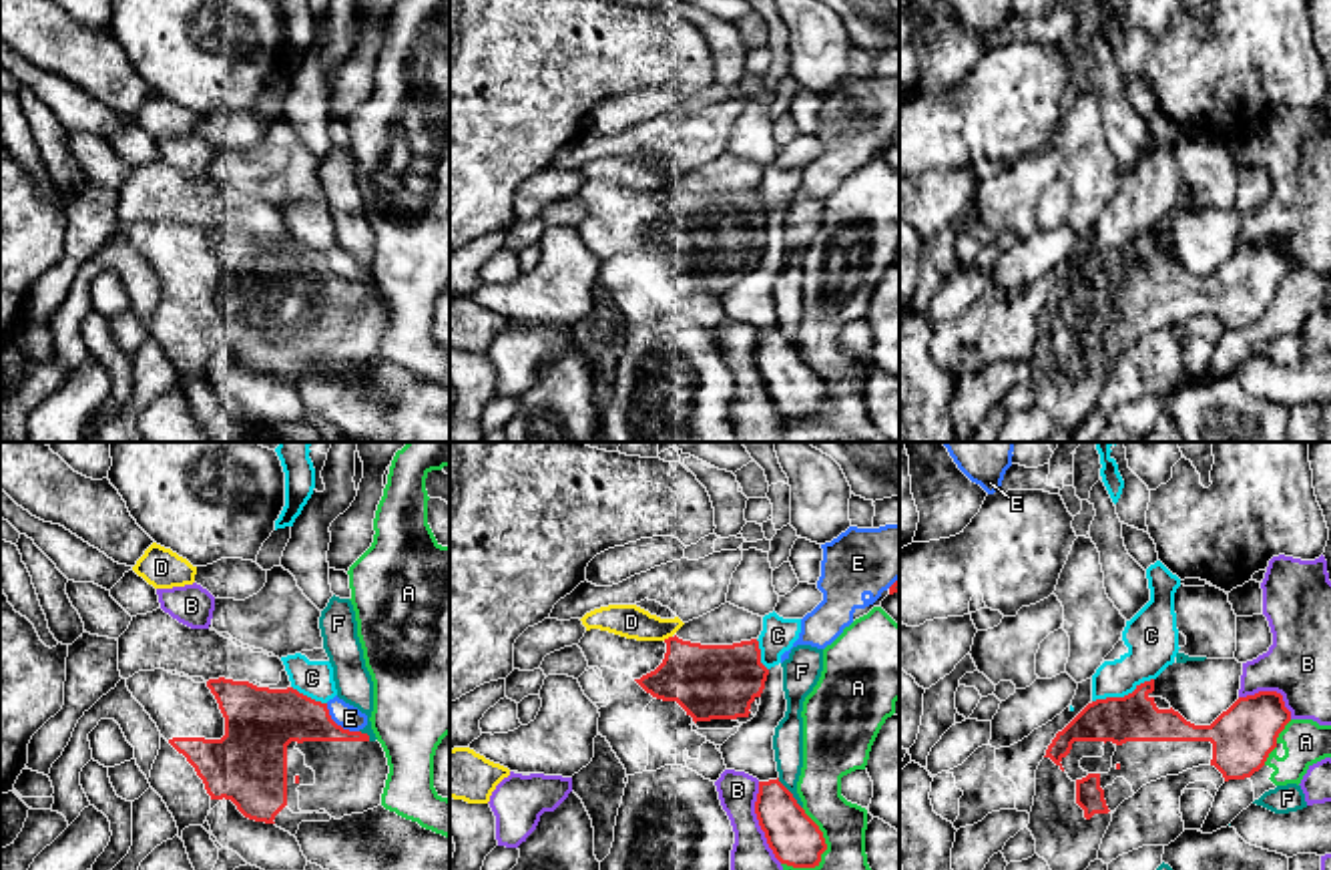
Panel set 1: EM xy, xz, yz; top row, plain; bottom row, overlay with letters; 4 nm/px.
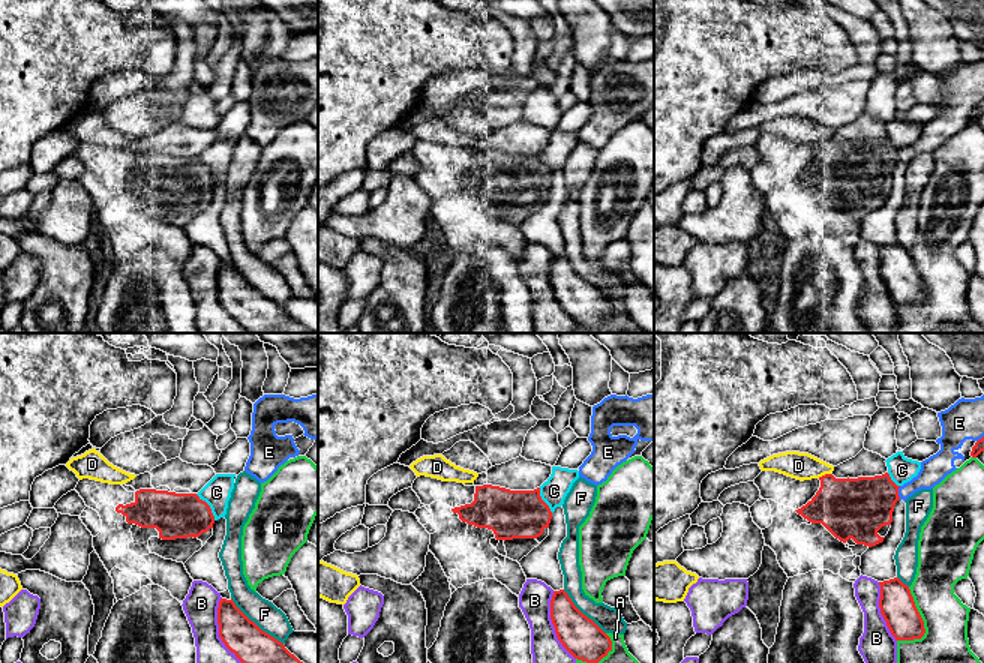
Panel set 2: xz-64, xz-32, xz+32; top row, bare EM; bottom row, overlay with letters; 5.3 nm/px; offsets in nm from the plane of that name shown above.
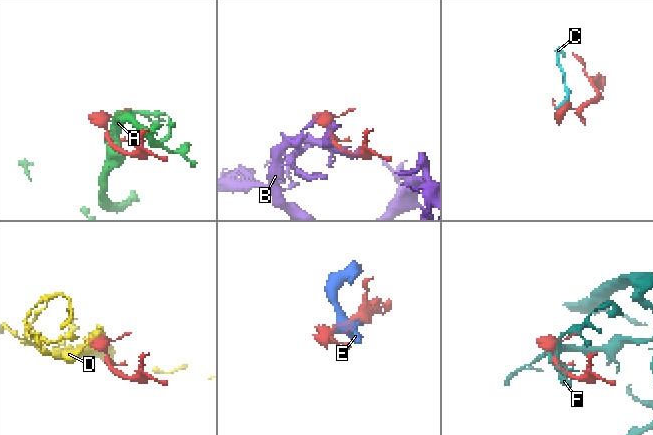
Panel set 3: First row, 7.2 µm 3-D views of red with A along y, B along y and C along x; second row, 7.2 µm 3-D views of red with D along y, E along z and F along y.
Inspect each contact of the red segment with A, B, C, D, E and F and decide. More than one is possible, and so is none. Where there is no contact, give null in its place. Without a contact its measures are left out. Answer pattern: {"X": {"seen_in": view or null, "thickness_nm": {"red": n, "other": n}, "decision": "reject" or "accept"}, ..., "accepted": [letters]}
{"A": {"seen_in": "xz", "thickness_nm": {"red": 200, "other": 280}, "decision": "reject"}, "B": {"seen_in": "xz", "thickness_nm": {"red": 200, "other": 200}, "decision": "reject"}, "C": {"seen_in": "yz", "thickness_nm": {"red": 190, "other": 200}, "decision": "reject"}, "D": {"seen_in": "xz", "thickness_nm": {"red": 300, "other": 140}, "decision": "reject"}, "E": {"seen_in": "xy", "thickness_nm": {"red": 240, "other": 100}, "decision": "reject"}, "F": {"seen_in": "xz", "thickness_nm": {"red": 200, "other": 130}, "decision": "reject"}, "accepted": []}

